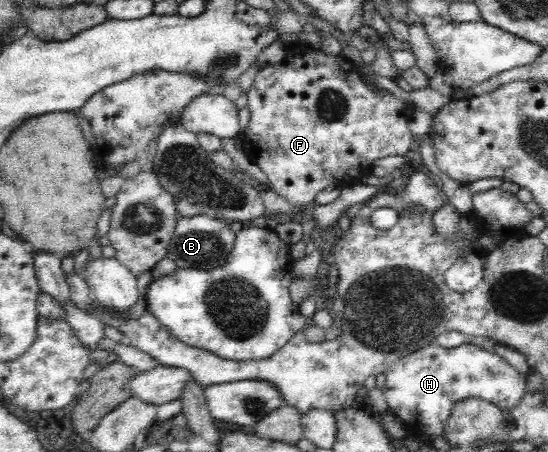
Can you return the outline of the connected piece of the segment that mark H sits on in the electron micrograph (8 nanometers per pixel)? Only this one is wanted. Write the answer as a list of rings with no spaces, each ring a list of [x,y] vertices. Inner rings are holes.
[[[472,342],[449,349],[430,344],[394,361],[384,374],[386,380],[382,390],[385,401],[396,416],[404,421],[409,436],[441,436],[443,424],[454,403],[468,397],[481,398],[500,408],[512,408],[527,385],[527,374],[516,371],[503,357]]]

